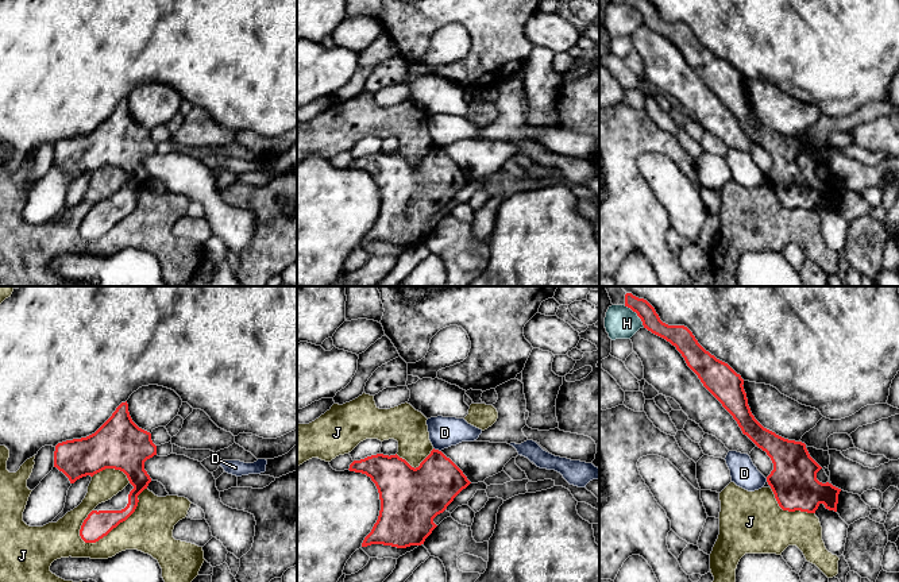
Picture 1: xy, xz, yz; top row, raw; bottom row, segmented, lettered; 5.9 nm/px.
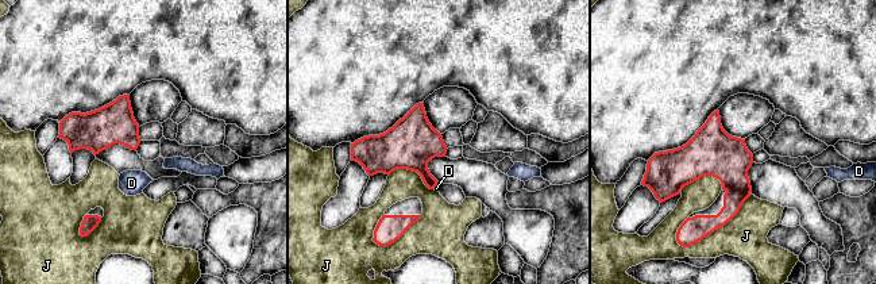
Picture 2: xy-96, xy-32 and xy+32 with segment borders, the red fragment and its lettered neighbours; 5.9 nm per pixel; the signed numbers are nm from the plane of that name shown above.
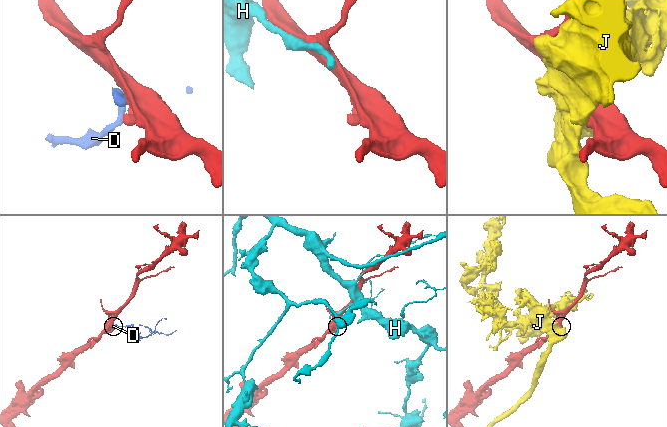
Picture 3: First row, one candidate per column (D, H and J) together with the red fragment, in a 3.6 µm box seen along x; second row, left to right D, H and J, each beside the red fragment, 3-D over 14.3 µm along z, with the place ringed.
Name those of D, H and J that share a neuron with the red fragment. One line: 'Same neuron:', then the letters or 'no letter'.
Same neuron: no letter

